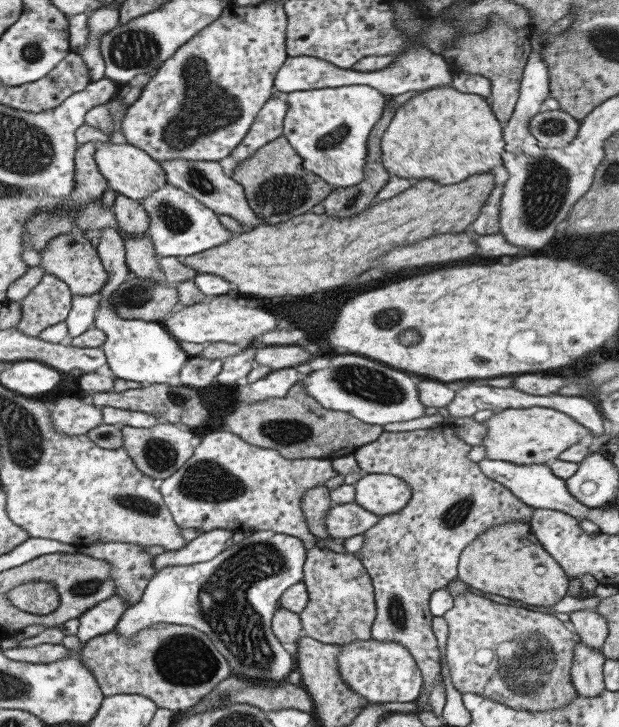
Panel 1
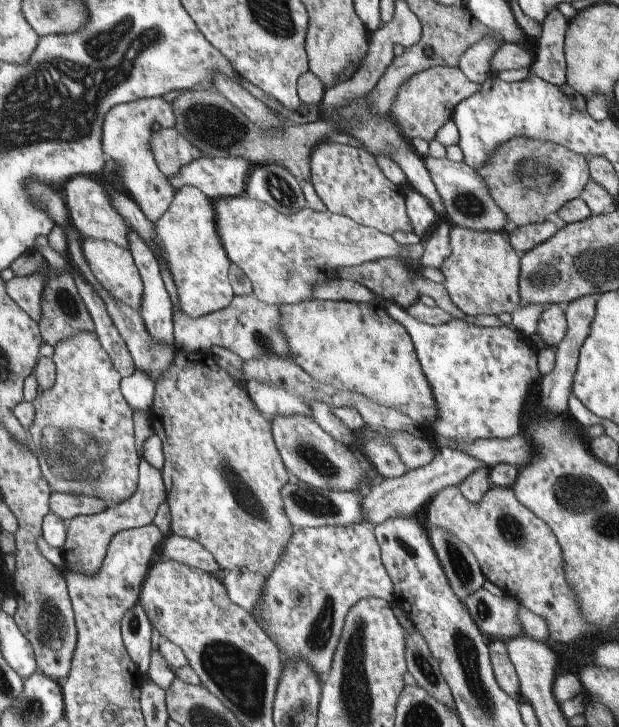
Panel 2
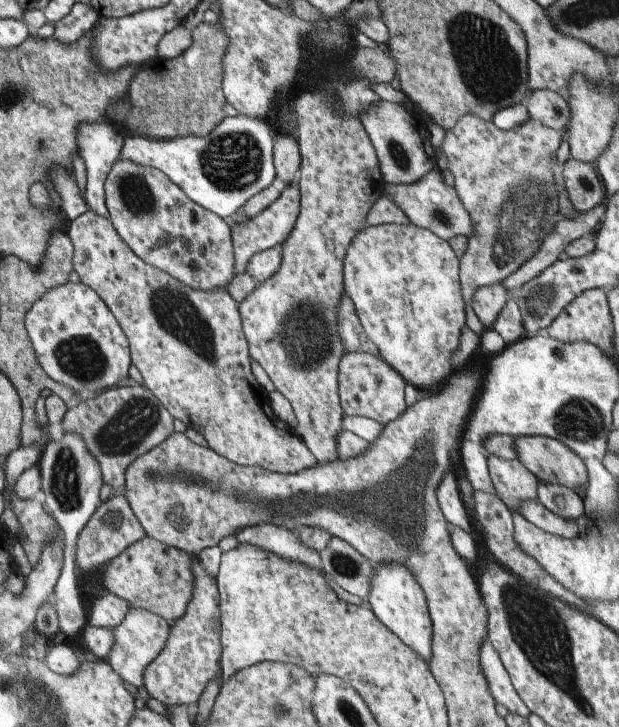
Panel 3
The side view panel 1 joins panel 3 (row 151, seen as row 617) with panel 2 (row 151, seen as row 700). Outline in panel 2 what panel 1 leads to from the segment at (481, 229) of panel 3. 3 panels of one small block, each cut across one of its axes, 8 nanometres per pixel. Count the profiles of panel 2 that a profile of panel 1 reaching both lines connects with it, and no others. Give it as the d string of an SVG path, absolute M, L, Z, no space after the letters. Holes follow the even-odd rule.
M515 137L498 147L488 162L475 169L485 181L491 198L507 216L506 230L547 220L547 215L580 196L590 178L586 158L562 146Z

